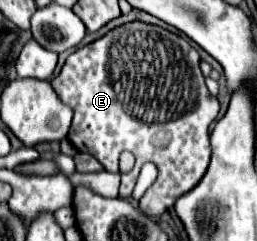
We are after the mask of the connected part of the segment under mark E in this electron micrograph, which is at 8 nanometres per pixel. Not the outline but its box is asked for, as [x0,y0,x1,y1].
[52,21,220,217]

